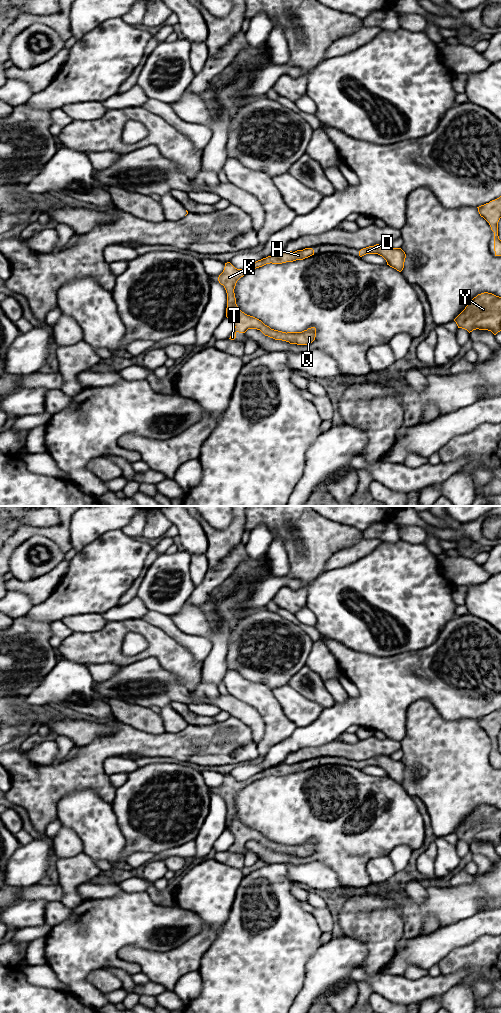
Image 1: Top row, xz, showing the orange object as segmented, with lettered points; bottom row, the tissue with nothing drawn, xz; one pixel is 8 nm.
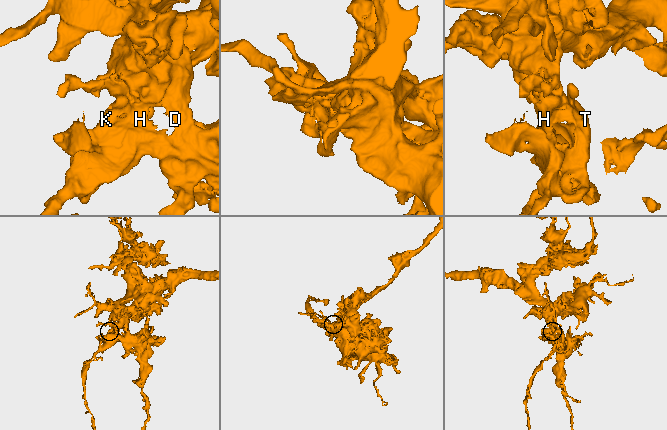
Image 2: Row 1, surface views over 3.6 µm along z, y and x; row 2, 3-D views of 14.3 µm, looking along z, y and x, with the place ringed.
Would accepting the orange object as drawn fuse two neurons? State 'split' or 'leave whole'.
leave whole

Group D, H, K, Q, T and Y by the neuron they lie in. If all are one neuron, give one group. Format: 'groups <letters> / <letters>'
groups D H K Q T Y

